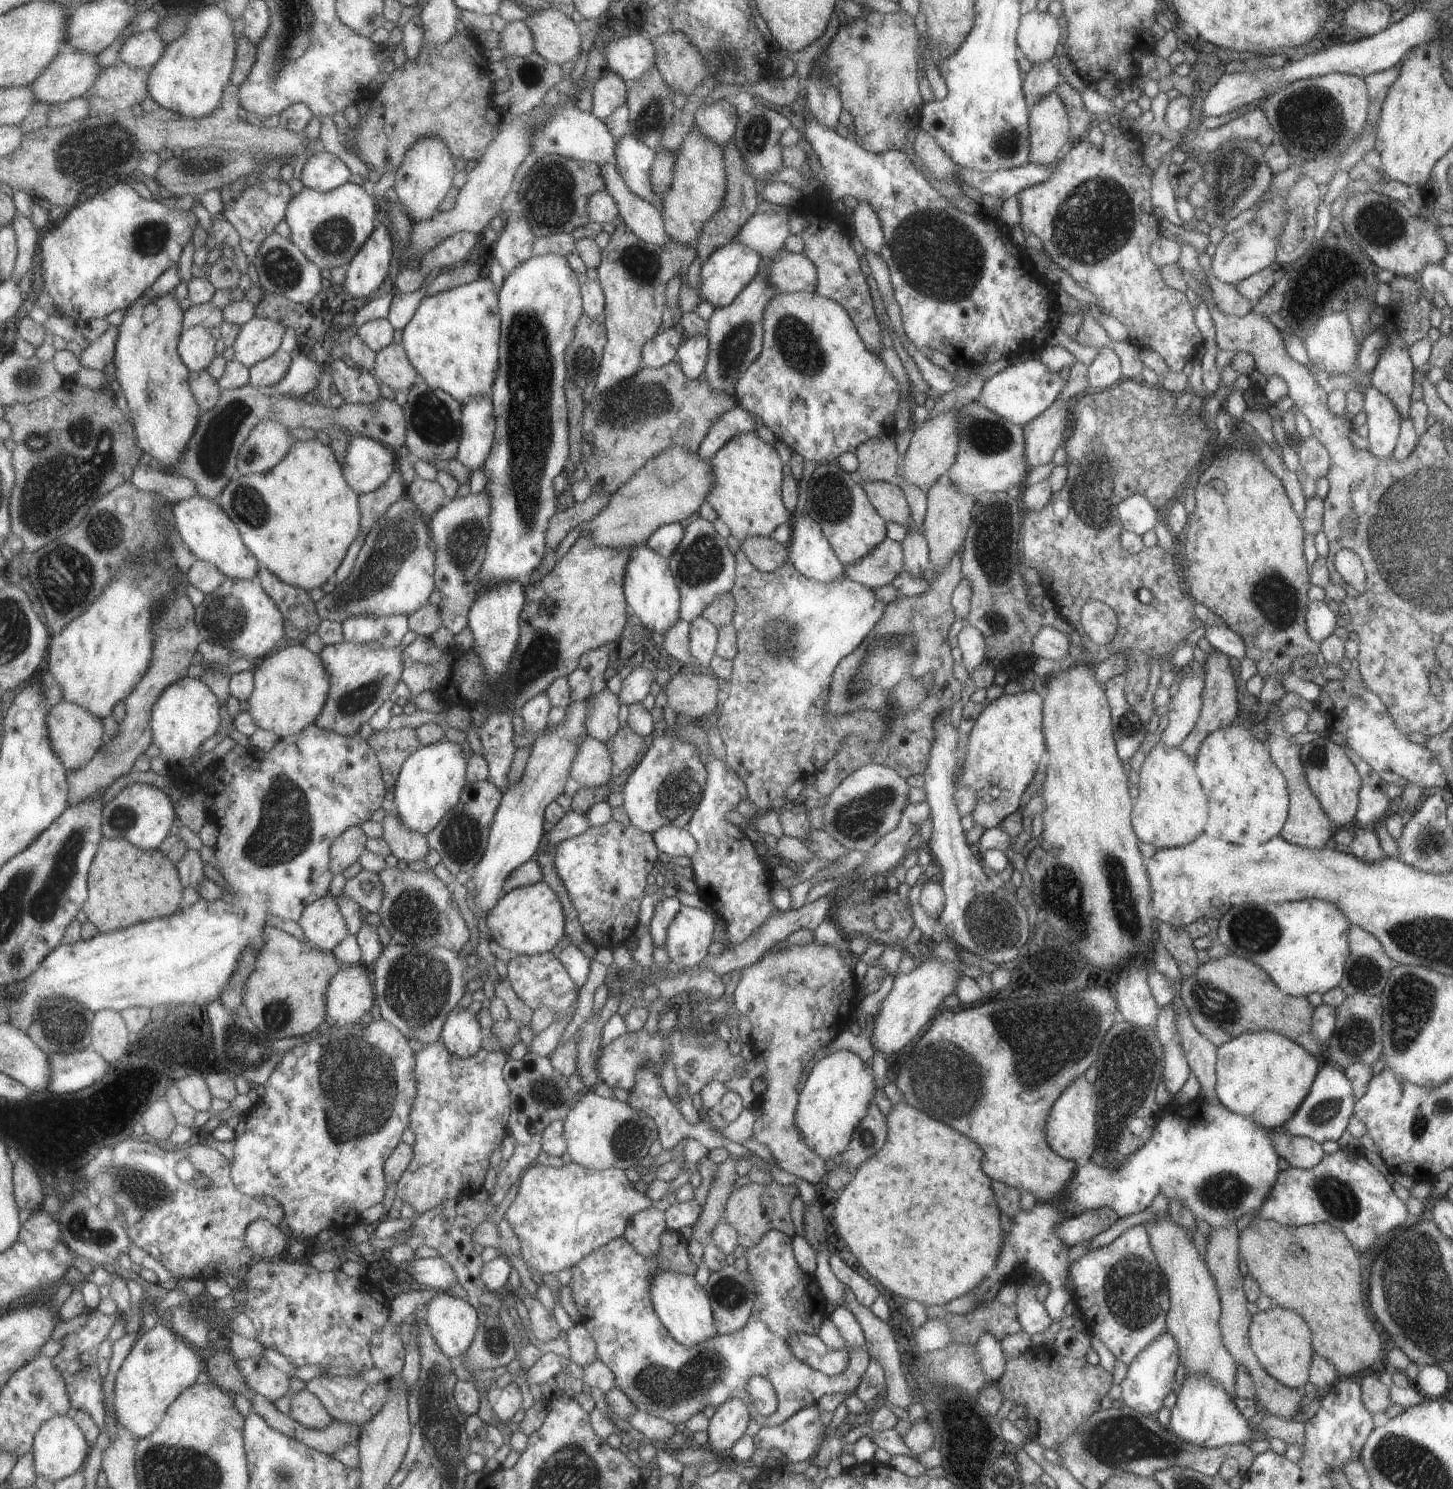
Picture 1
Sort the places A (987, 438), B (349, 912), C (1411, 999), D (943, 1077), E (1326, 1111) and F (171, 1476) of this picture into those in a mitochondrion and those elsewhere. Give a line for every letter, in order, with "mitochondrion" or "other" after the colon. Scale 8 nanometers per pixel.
A: mitochondrion
B: other
C: mitochondrion
D: mitochondrion
E: mitochondrion
F: mitochondrion

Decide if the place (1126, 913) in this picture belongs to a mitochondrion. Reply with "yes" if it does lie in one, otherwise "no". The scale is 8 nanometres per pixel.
yes

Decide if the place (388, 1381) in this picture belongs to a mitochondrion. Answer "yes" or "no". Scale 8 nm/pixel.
no

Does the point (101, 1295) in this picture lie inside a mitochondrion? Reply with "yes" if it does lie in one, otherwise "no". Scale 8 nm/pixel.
no

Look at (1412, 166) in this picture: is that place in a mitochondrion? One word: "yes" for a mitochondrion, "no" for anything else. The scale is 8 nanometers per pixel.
no

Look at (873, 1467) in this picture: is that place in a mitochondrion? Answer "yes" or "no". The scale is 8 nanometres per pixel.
no

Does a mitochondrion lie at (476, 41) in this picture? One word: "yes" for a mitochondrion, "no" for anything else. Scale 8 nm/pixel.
no

